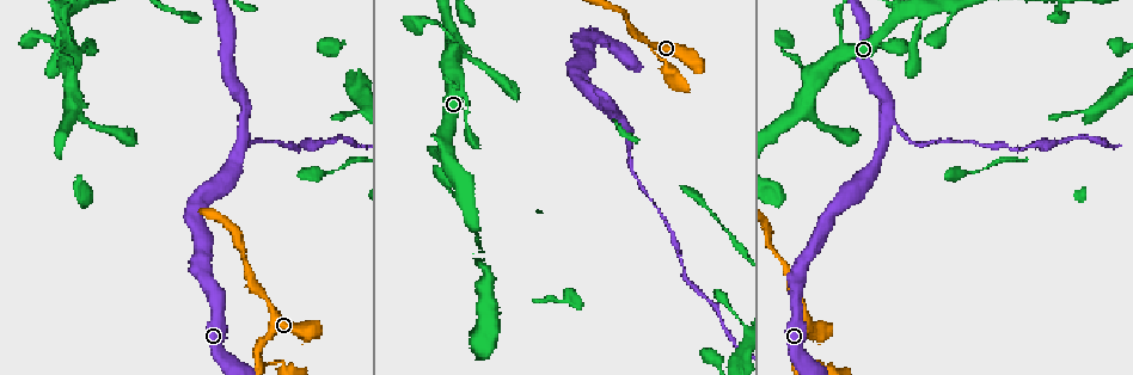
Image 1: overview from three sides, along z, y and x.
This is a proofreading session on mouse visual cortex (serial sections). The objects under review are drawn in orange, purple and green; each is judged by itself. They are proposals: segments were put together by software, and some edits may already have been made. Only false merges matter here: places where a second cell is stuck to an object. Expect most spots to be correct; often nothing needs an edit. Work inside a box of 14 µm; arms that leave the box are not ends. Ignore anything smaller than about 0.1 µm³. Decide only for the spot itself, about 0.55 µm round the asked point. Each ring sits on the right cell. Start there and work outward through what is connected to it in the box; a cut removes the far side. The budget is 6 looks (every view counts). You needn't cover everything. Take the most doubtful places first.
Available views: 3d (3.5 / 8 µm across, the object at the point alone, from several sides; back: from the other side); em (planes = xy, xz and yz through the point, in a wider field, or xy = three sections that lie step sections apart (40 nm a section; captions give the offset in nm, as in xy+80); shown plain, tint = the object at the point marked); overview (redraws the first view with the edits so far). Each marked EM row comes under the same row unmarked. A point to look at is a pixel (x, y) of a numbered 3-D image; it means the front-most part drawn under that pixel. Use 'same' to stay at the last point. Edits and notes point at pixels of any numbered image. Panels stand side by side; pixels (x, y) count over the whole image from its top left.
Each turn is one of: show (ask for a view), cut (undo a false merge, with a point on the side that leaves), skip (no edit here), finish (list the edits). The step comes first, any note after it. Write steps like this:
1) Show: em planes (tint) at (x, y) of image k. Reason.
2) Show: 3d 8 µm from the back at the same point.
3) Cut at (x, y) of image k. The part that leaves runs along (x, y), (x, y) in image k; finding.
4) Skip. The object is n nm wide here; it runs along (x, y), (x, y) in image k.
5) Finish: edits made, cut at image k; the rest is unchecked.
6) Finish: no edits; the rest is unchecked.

Show: 3d 3.5 µm at (245, 123) of image 1.

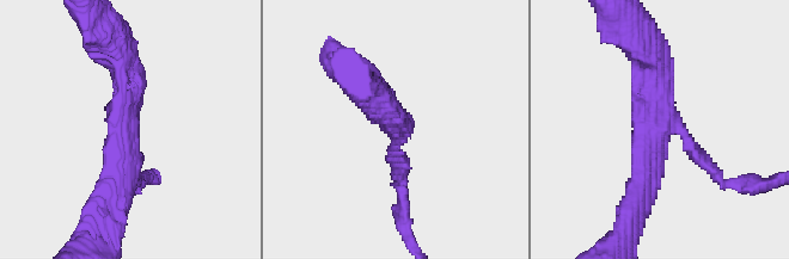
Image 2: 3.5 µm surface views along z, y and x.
Show: em xy step 1 (tint) at (660, 126) of image 2. 3 arms meet here; the arms are 200, 350, 350 nm wide; shape alone is not enough.

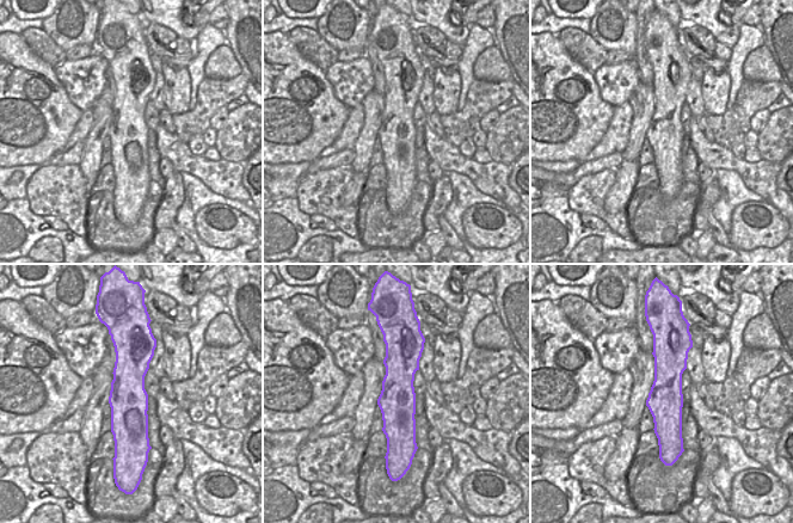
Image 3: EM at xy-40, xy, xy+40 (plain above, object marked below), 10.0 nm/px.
Show: em xy step 2 (tint) at the same point. Cut it another way.

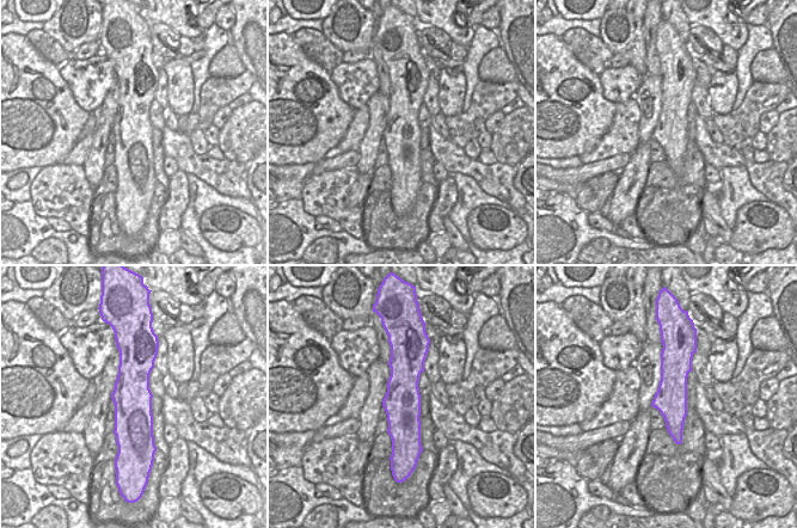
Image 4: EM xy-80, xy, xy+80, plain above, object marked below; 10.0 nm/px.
Skip. All the same cell.

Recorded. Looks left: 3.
Show: 3d 3.5 µm at (257, 359) of image 1. Abrupt turn.

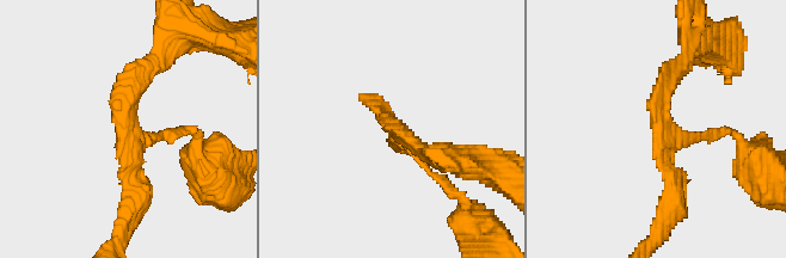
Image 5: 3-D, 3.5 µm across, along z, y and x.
Show: em planes (tint) at (126, 125) of image 5. Shape alone is not enough.

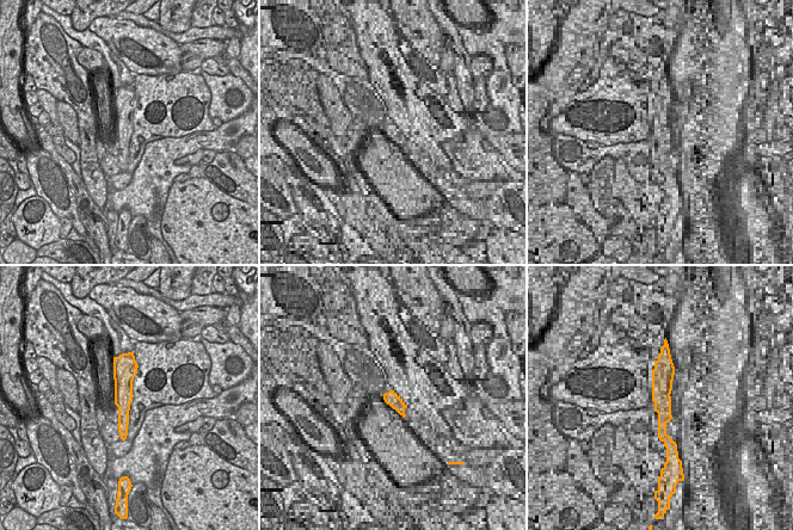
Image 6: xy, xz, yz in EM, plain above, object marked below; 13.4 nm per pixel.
Show: em xy step 2 (tint) at the same point.

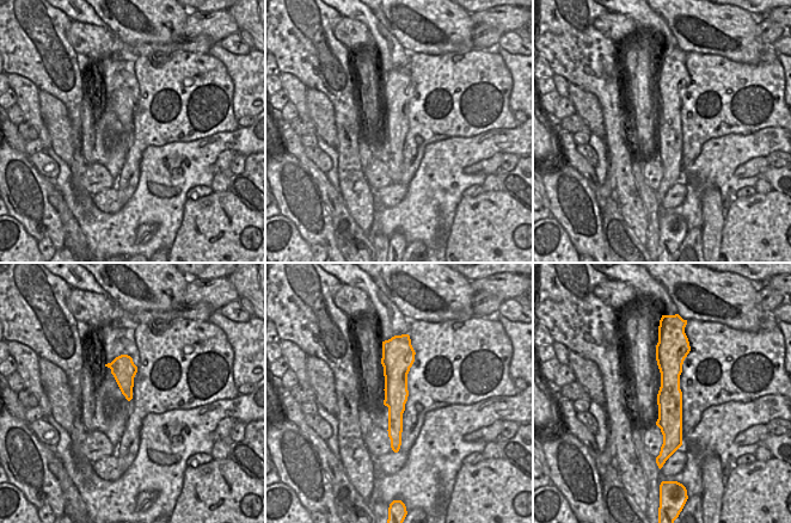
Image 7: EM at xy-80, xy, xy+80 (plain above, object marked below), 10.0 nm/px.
Skip. The arms are 100, 150, 200 nm wide; it runs along (663, 345), (669, 356), (670, 448) in image 7; all the same cell.

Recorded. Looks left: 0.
Finish: no edits; the rest is unchecked.

